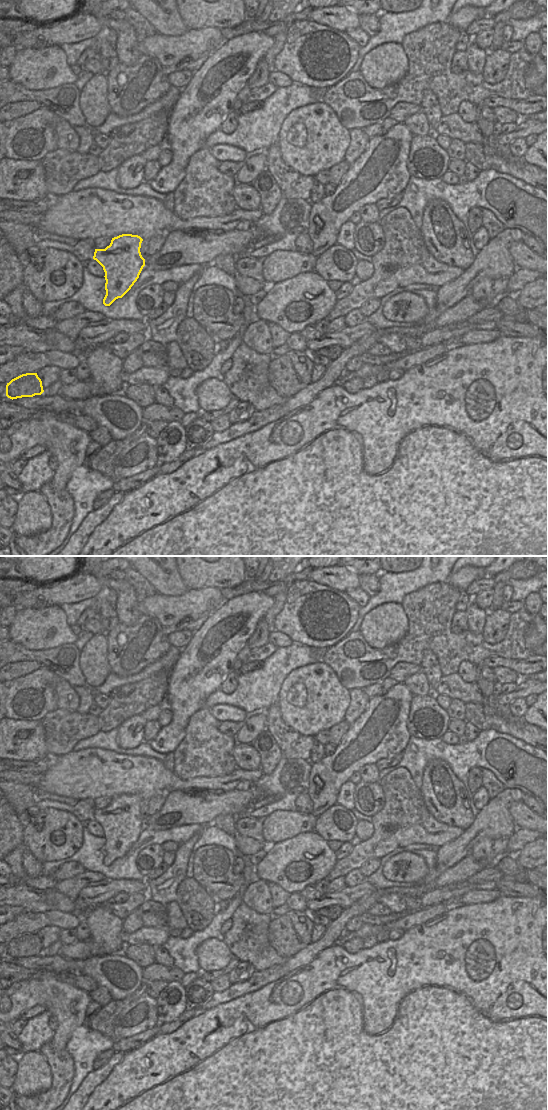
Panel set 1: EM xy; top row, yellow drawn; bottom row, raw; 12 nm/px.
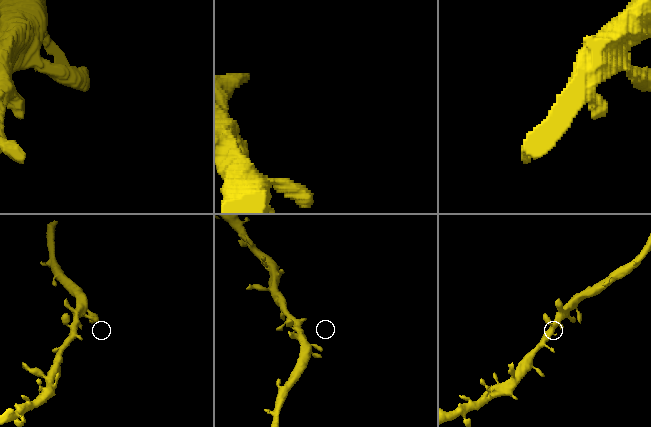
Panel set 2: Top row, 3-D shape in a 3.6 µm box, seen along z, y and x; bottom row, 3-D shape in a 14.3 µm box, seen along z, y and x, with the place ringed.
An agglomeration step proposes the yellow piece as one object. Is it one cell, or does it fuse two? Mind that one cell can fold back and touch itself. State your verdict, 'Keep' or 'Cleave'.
Keep

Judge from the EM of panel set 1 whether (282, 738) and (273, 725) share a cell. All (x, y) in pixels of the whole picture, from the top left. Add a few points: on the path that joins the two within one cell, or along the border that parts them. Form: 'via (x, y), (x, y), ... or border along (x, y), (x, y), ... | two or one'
via (282, 735), (276, 728) | one

